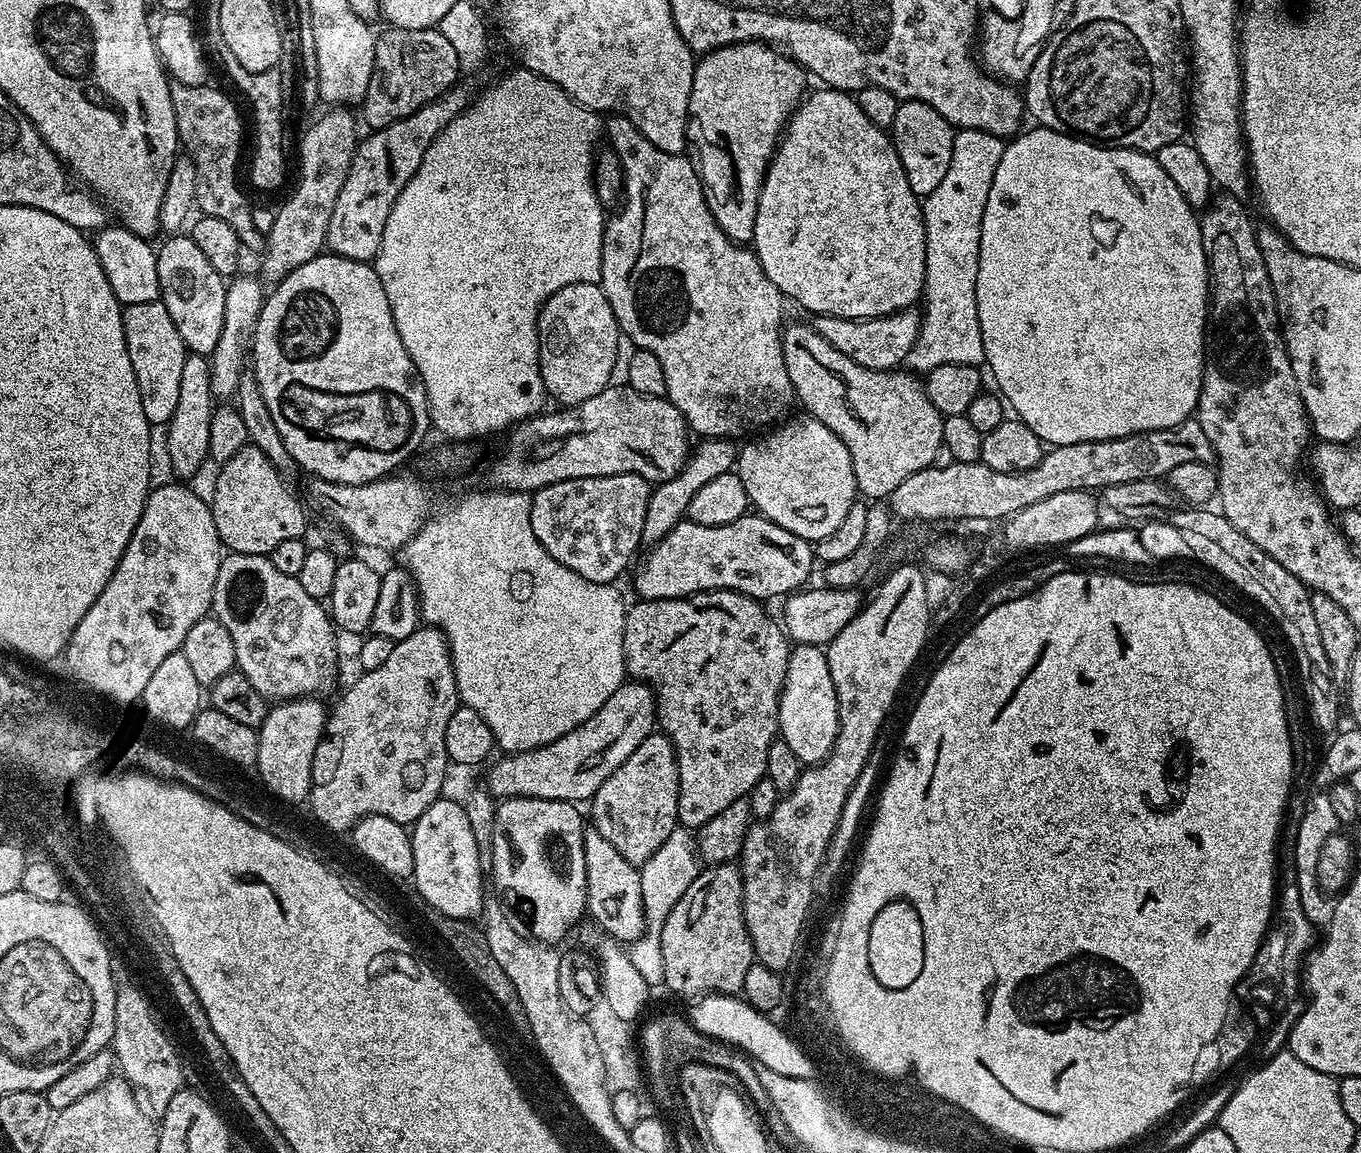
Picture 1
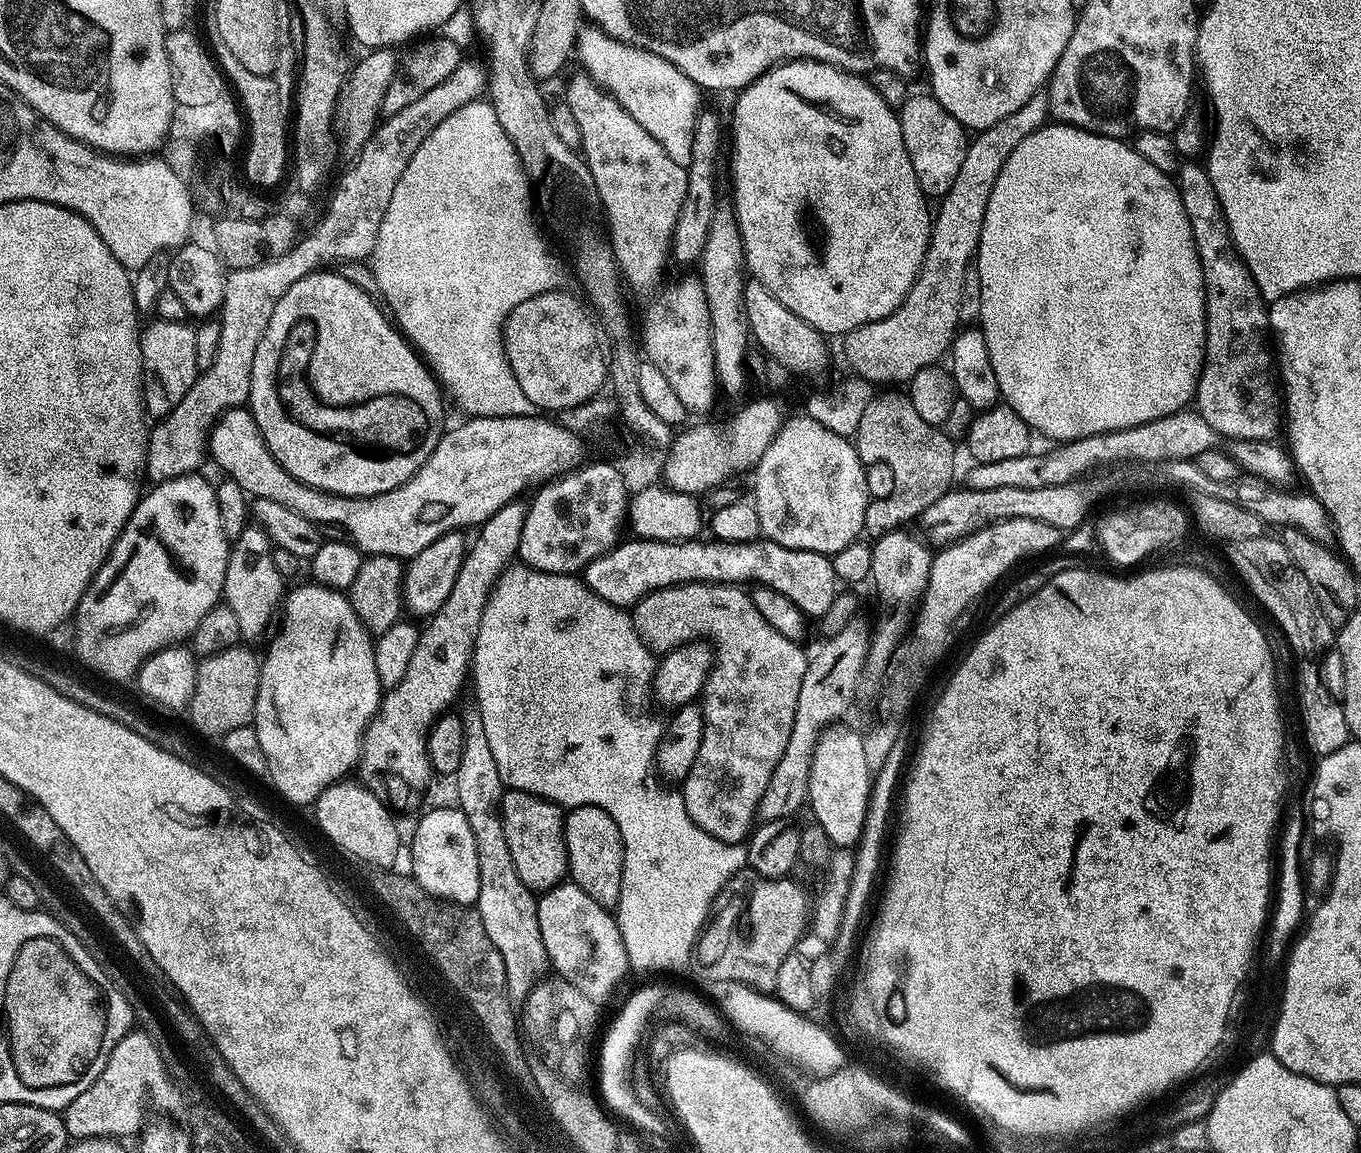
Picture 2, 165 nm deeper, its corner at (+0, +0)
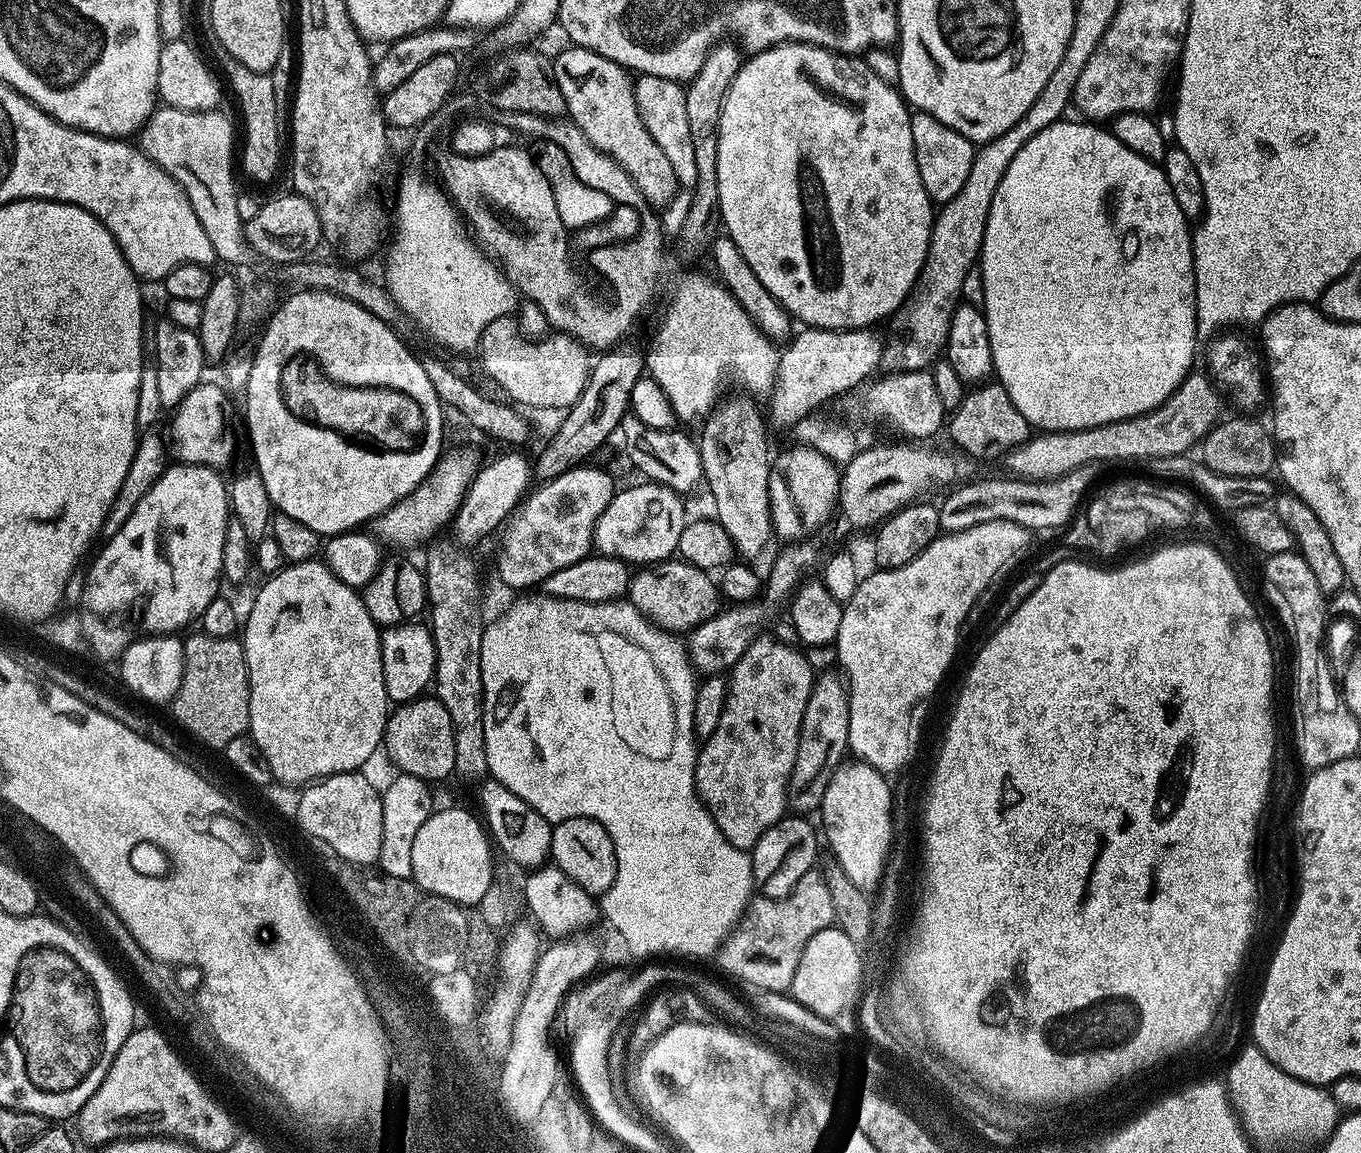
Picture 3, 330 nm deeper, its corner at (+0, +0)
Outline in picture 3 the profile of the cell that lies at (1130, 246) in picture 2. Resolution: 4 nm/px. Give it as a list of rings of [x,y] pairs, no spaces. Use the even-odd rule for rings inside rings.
[[[1061,118],[1046,130],[1036,132],[1018,154],[1014,162],[1006,166],[998,190],[994,190],[994,202],[986,222],[986,234],[980,247],[978,267],[982,274],[985,304],[982,309],[990,338],[990,354],[995,379],[1010,394],[1010,402],[1018,406],[1018,414],[1026,418],[1033,429],[1046,432],[1077,432],[1154,410],[1193,371],[1192,359],[1196,356],[1196,283],[1194,282],[1194,258],[1192,257],[1192,234],[1189,217],[1178,206],[1166,182],[1163,167],[1151,164],[1146,158],[1134,154],[1130,146],[1122,146],[1107,127],[1079,119]]]

